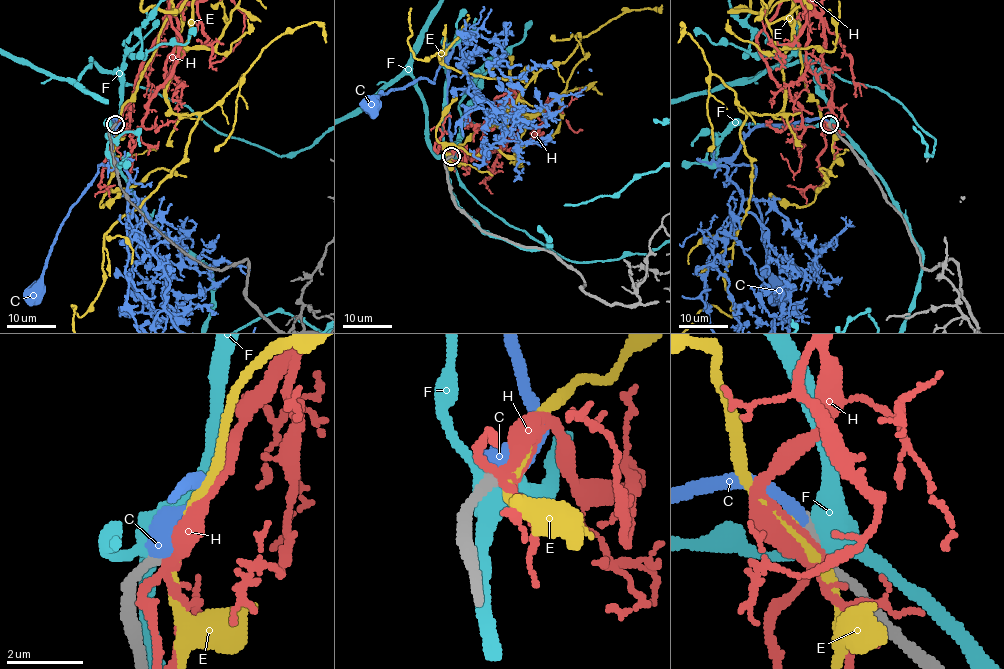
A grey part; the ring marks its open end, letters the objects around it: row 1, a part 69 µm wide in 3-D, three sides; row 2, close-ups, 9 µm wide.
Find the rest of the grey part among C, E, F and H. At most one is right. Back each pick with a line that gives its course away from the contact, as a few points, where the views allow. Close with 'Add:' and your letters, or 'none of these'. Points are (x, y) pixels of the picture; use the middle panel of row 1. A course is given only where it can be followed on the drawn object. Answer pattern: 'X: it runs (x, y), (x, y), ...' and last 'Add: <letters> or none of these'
C: it runs (450, 156), (454, 146), (444, 59), (433, 81), (419, 78), (407, 86), (382, 93), (369, 105)
Add: C

